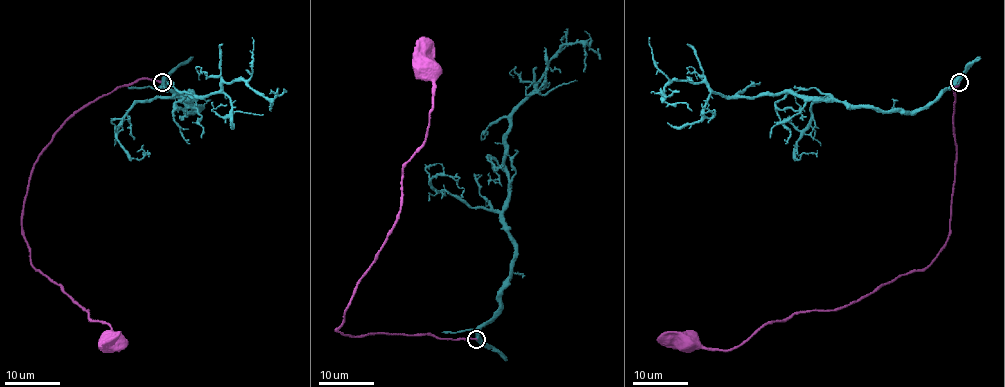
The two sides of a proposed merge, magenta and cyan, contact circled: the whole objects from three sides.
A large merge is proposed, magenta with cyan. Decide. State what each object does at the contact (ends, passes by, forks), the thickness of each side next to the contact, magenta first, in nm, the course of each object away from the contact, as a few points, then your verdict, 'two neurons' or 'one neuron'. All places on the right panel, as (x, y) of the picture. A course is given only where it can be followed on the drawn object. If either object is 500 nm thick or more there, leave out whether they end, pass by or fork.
240 nm thick on the magenta side, 500 nm on the other; magenta runs (959, 83), (950, 235), (926, 267), (839, 308), (768, 321), (727, 350), (688, 342); cyan runs (959, 83), (915, 112), (882, 112), (783, 92), (715, 94), (704, 83), (672, 80), (663, 98), (692, 110); two neurons

